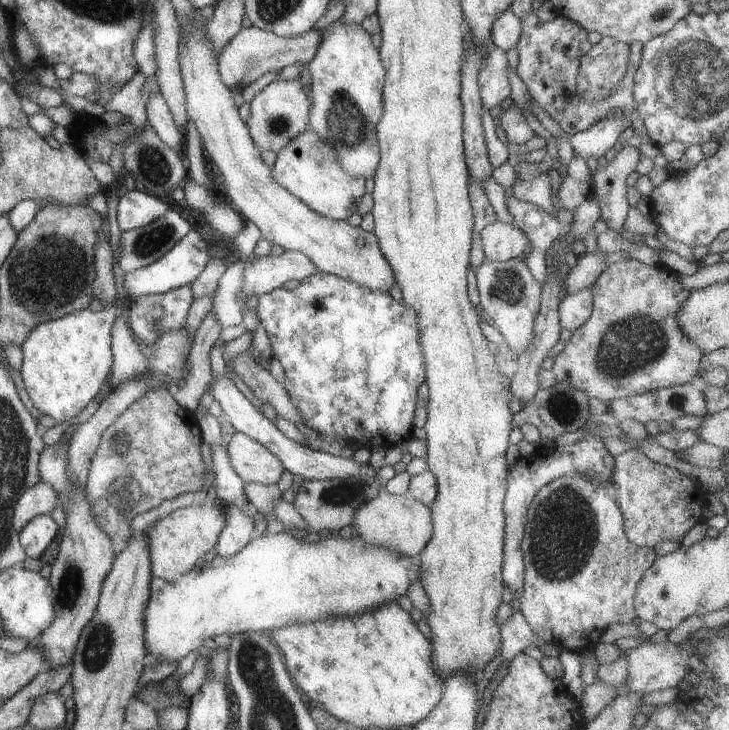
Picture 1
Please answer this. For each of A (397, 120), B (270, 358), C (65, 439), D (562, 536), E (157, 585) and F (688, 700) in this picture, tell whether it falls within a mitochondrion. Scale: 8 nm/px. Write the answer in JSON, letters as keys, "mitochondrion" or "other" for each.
{"A":"other","B":"other","C":"other","D":"mitochondrion","E":"other","F":"other"}

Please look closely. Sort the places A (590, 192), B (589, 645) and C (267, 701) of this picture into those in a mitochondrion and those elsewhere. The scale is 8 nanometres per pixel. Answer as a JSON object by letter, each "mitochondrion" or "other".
{"A":"other","B":"other","C":"mitochondrion"}

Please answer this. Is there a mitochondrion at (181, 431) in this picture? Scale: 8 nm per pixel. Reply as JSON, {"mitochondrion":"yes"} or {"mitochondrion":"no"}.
{"mitochondrion":"no"}

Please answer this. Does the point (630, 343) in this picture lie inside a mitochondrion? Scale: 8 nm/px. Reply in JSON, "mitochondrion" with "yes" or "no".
{"mitochondrion":"yes"}

